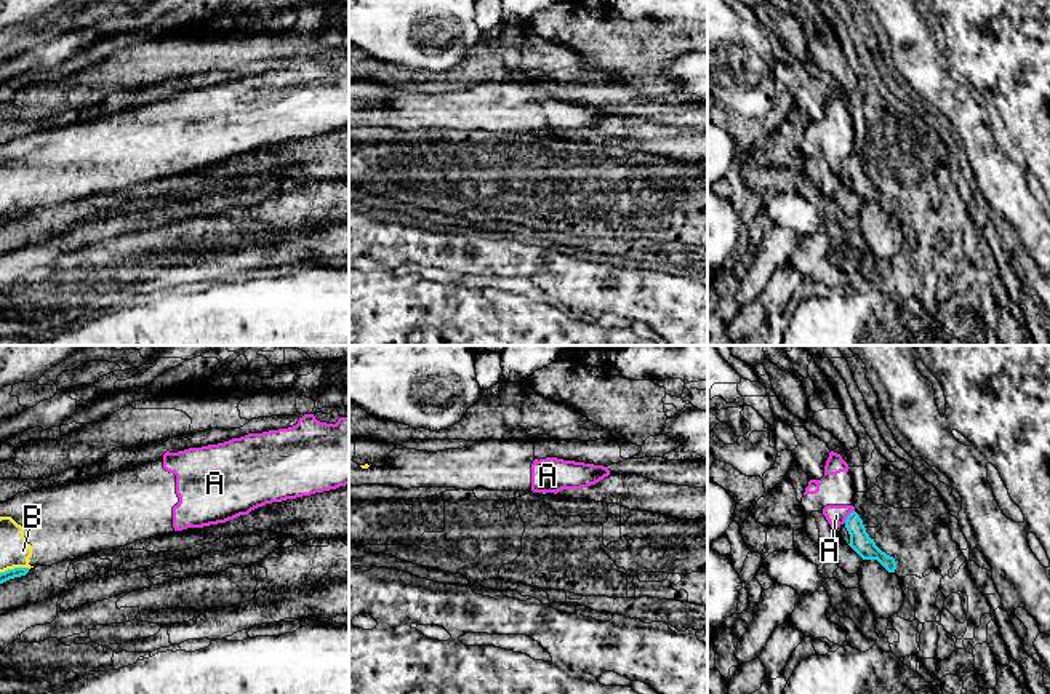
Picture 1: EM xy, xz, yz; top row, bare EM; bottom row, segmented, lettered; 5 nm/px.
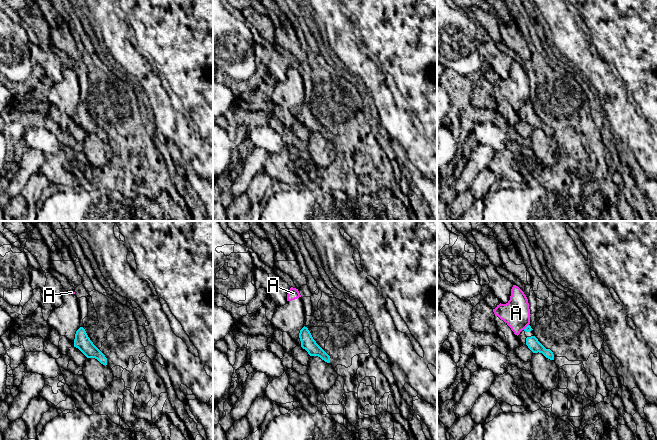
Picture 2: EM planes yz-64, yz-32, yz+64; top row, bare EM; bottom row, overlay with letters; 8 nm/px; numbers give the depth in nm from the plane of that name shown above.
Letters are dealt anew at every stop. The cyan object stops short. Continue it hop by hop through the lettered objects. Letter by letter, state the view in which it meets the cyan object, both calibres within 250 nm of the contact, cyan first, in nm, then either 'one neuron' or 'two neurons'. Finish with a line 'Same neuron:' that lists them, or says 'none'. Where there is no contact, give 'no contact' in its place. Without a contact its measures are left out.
A: contact in yz; calibres 110 and 110 nm; two neurons
B: contact in xy; calibres 50 and 160 nm; two neurons
Same neuron: none

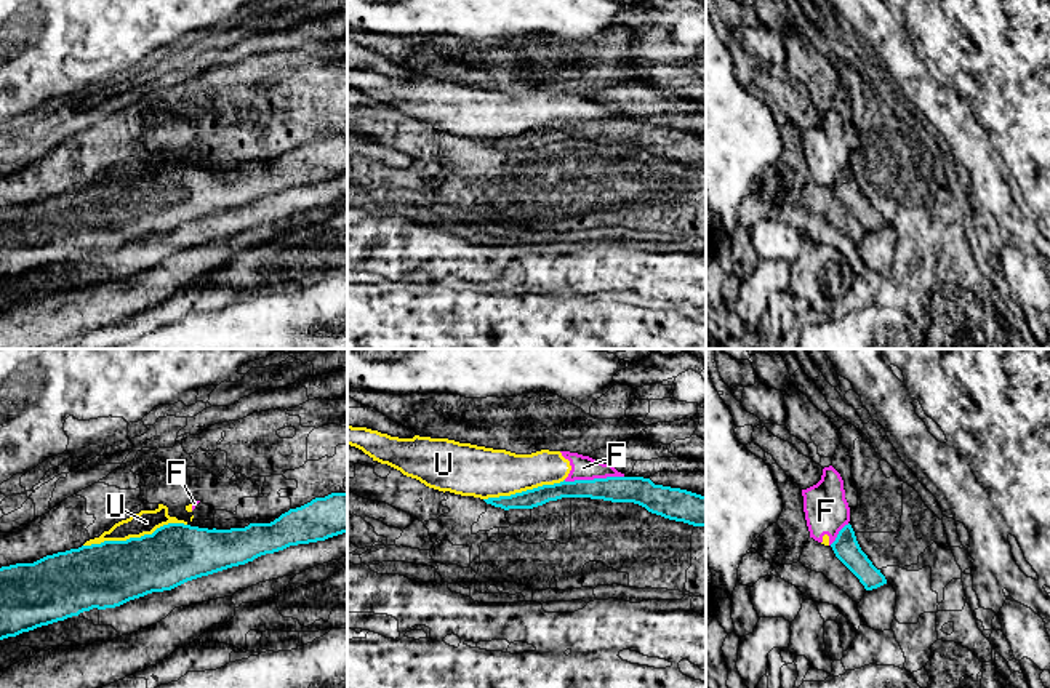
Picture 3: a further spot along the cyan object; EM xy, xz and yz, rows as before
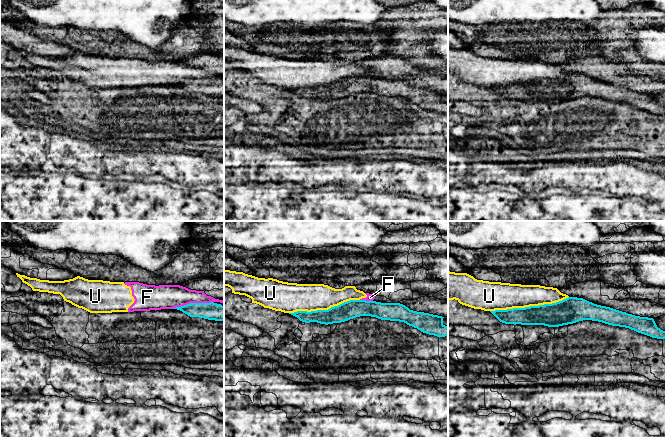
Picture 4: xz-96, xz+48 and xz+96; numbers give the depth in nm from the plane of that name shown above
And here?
F: contact in xz; calibres 140 and 130 nm; two neurons
U: contact in xy; calibres 320 and 120 nm; two neurons
Same neuron: none

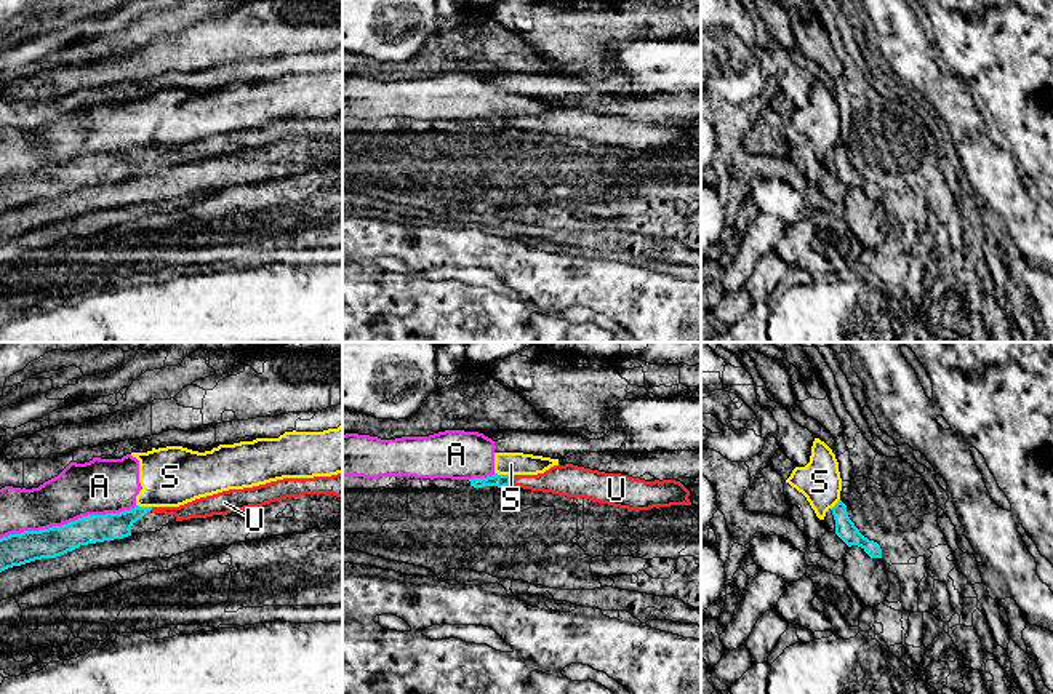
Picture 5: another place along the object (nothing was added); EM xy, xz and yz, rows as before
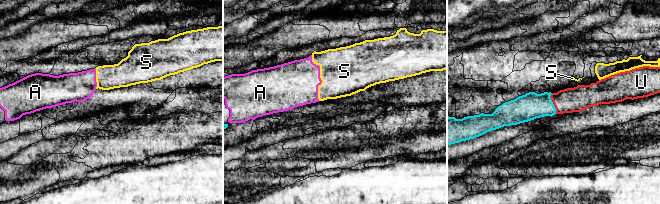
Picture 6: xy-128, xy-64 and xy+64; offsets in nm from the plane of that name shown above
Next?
A: contact in xy; calibres 160 and 280 nm; two neurons
S: contact in xz; calibres 60 and 110 nm; two neurons
U: contact in xz; calibres 60 and 140 nm; one neuron
Same neuron: U

